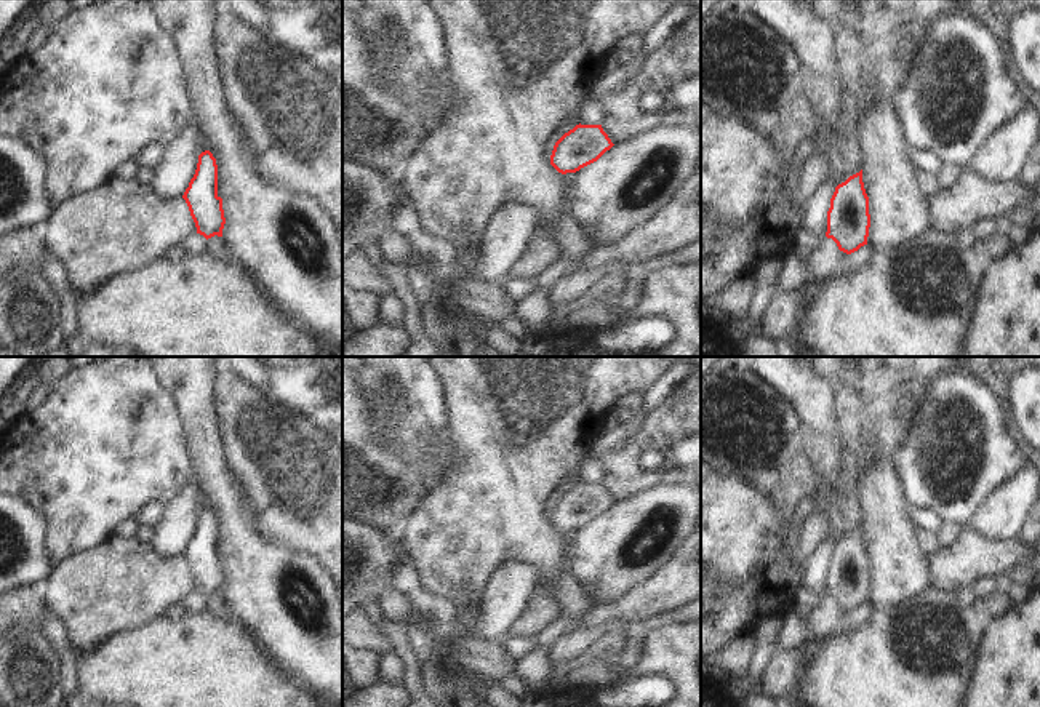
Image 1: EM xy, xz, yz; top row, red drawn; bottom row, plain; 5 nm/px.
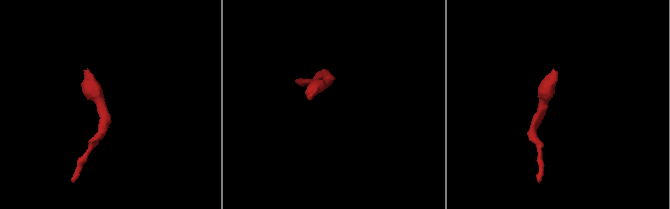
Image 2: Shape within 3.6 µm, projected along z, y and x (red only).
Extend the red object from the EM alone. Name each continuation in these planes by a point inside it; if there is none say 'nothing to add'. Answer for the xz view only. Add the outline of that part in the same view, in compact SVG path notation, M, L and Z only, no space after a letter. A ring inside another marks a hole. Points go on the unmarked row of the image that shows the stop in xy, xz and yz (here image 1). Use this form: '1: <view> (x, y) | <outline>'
nothing to add

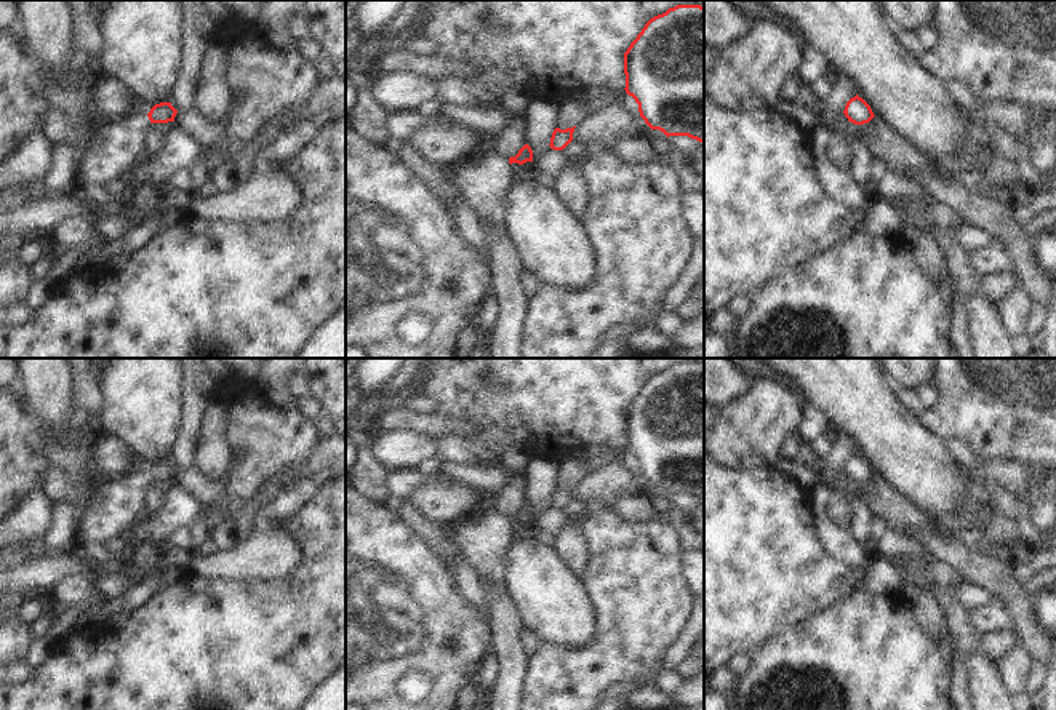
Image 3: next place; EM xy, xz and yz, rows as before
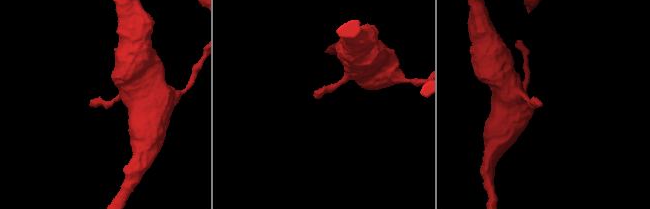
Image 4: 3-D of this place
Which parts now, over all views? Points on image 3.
1: xy (117, 506) | M126 472L118 478L106 478L77 515L77 539L99 542L115 536L131 536L146 517L147 472Z

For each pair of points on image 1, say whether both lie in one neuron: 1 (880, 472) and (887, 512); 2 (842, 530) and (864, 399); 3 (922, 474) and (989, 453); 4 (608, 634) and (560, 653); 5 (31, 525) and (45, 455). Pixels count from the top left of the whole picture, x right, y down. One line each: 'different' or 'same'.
1: same
2: same
3: same
4: same
5: different

